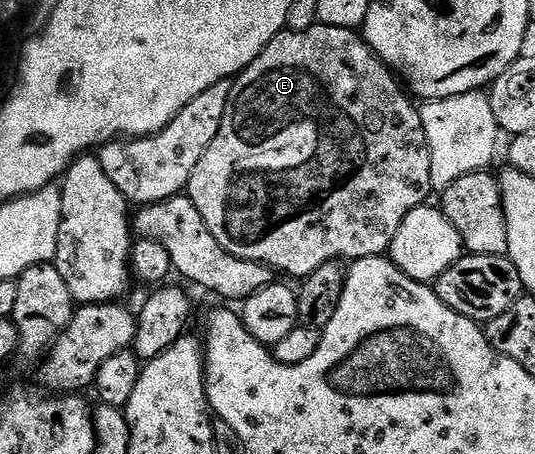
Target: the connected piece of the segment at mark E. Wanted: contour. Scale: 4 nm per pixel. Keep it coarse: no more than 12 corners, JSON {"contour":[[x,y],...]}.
{"contour":[[356,29],[279,32],[186,196],[298,278],[432,195],[416,101]]}

